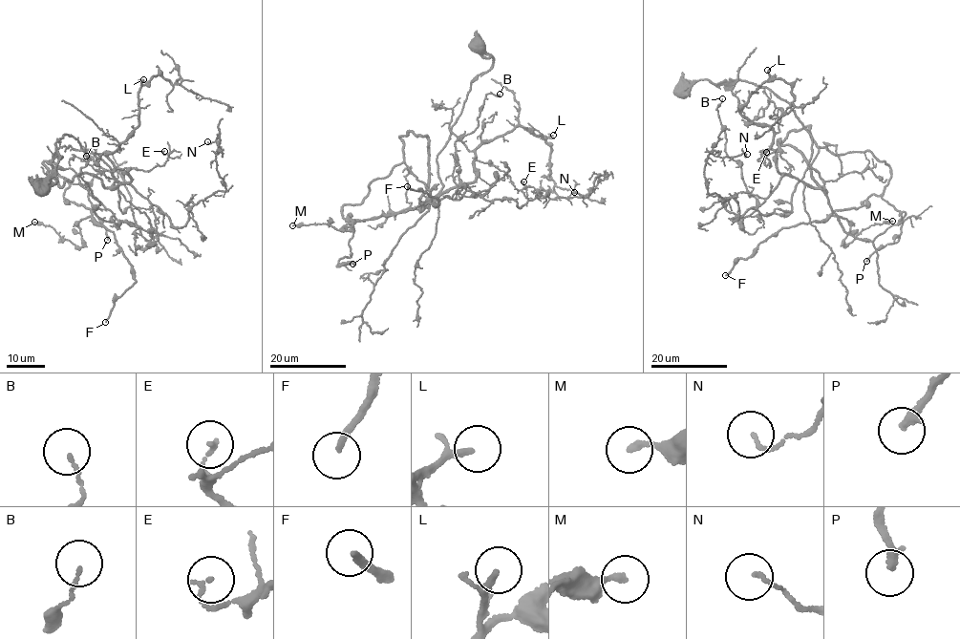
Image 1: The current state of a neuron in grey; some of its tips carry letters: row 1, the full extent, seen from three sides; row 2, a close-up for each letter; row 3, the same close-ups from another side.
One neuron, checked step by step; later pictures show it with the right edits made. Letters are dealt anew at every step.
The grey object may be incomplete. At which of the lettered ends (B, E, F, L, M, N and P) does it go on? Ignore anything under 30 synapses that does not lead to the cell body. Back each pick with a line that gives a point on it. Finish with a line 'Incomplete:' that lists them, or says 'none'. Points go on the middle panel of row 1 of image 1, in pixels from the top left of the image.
F: at (407, 186)
L: at (553, 135)
P: at (352, 264)
Incomplete: F, L, P

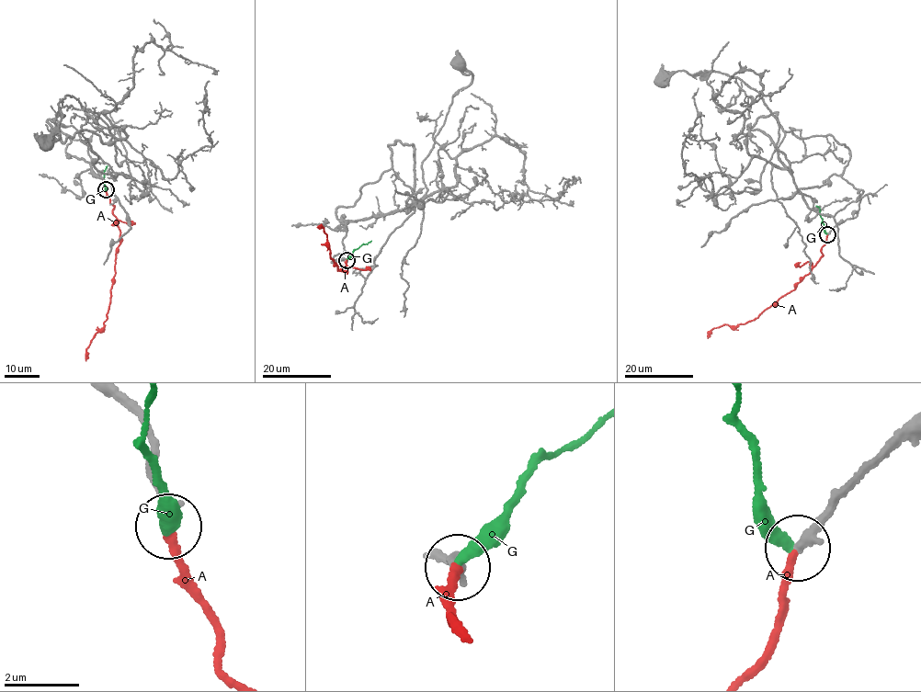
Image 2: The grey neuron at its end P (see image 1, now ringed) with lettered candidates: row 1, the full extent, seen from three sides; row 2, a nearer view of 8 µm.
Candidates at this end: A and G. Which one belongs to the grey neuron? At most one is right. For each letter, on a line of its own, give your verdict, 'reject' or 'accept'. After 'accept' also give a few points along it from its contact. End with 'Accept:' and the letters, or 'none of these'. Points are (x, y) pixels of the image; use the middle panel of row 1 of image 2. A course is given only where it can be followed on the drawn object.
A: accept; it runs (346, 260), (345, 274), (337, 270), (338, 266), (331, 257), (324, 228), (317, 227)
G: reject
Accept: A

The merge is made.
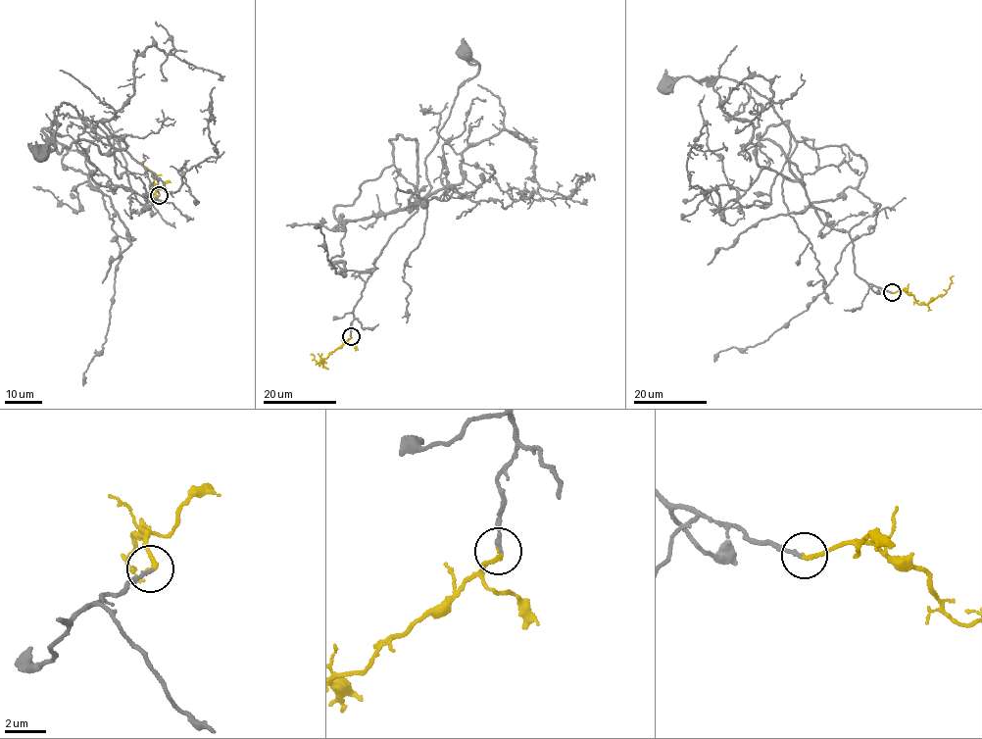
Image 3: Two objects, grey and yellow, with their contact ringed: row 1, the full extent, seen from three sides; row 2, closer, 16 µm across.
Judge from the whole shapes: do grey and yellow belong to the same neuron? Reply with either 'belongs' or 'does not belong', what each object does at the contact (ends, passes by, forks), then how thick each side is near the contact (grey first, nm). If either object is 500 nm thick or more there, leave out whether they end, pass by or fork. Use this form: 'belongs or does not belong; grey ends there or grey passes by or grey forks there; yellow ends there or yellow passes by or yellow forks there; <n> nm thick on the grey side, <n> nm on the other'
belongs; grey ends there; yellow ends there; 180 nm thick on the grey side, 200 nm on the other

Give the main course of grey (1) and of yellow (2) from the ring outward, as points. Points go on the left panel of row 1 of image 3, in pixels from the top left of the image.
1: (158, 196), (137, 200), (126, 173), (118, 178), (109, 136), (65, 102), (38, 155)
2: (158, 195), (158, 188), (155, 195), (152, 193), (152, 172), (135, 160)

